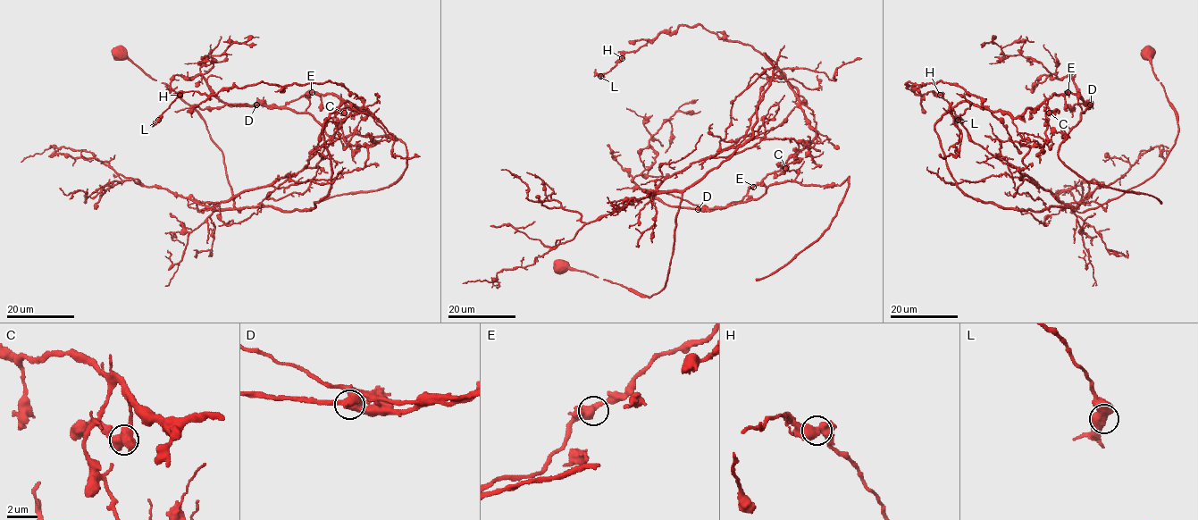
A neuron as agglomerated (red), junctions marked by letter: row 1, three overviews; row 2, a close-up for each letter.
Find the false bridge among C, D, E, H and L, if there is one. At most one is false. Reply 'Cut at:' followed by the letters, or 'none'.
Cut at: D

